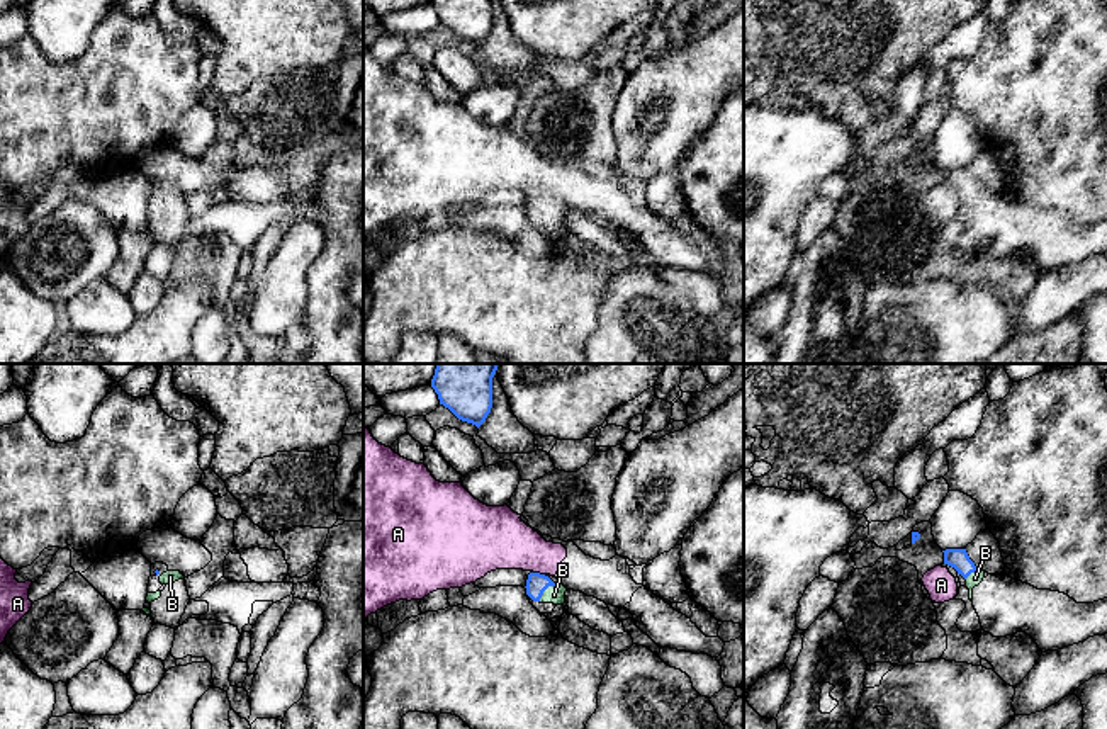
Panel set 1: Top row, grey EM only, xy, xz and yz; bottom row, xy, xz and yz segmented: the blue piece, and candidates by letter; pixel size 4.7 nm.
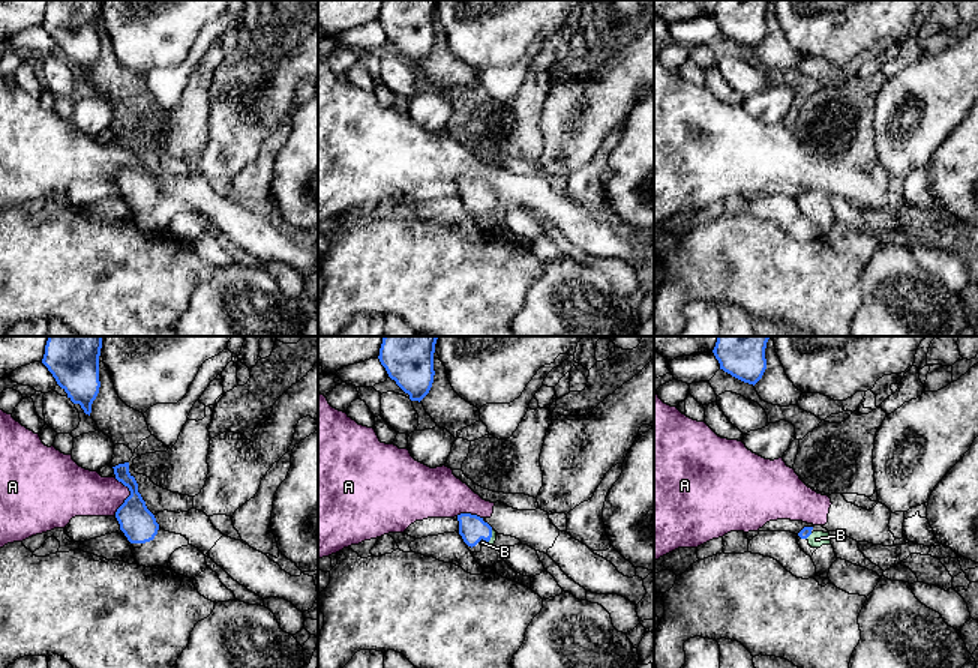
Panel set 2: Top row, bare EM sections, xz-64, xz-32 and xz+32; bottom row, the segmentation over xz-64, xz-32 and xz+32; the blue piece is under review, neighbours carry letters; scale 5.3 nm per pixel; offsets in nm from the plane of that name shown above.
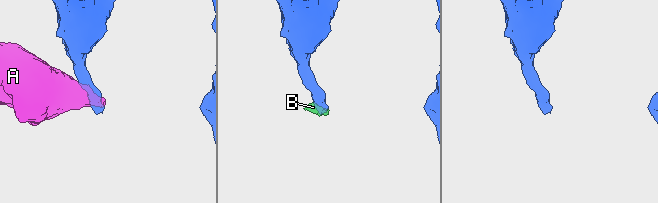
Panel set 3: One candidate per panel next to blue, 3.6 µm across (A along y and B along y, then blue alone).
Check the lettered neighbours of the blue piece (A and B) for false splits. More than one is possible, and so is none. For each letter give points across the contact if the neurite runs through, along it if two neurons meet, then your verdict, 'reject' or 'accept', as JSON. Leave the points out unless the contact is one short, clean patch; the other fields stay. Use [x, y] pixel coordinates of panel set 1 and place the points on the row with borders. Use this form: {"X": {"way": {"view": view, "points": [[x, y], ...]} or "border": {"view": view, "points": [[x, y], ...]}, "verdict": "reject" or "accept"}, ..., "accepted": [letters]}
{"A": {"border": {"view": "xz", "points": [[533, 571], [544, 575]]}, "verdict": "reject"}, "B": {"way": {"view": "xz", "points": [[537, 583], [547, 587], [554, 595]]}, "verdict": "accept"}, "accepted": ["B"]}

